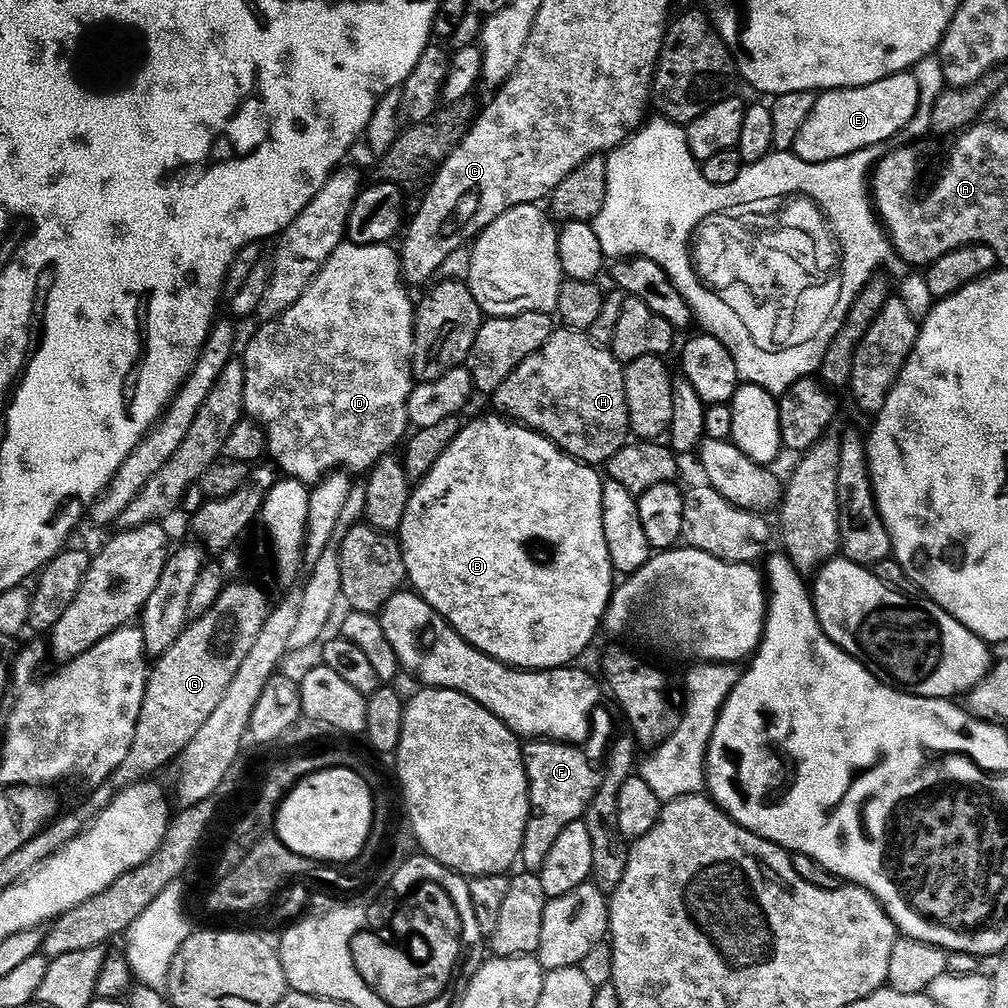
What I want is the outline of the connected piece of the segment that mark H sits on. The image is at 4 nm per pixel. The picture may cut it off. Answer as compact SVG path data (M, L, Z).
M557 327L553 335L549 338L549 341L546 342L540 350L534 354L530 354L505 381L498 384L498 387L495 389L497 390L496 404L501 408L497 409L499 409L505 417L511 418L513 421L531 428L533 432L538 432L541 436L545 436L546 439L551 440L557 448L561 448L567 456L572 456L574 459L580 461L581 464L604 466L607 465L610 458L614 458L614 454L618 454L618 450L622 450L624 445L629 443L632 423L628 417L626 382L624 381L625 365L621 364L605 345L603 348L602 345L595 344L595 342L591 340L592 338L587 332L571 332L570 329L566 327Z

